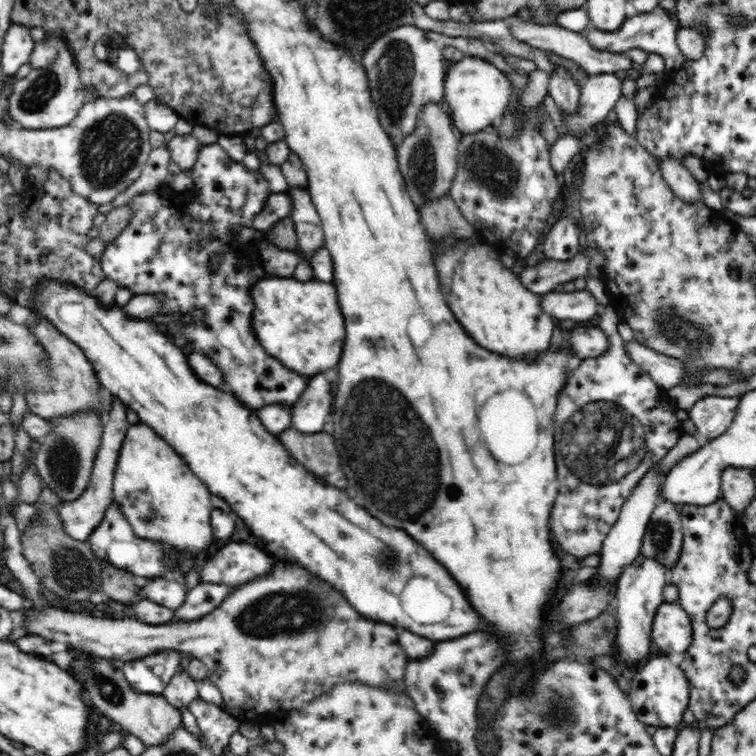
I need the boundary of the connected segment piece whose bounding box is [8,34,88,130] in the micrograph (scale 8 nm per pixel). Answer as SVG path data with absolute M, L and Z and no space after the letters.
M55 34L51 35L57 45L57 57L52 64L46 68L33 68L27 76L13 81L13 92L10 95L10 114L16 122L24 128L38 130L38 128L60 128L68 126L78 111L88 101L85 86L80 80L75 58L69 51L62 38L55 39Z

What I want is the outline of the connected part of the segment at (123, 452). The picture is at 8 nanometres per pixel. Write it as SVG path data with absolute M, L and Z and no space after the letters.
M146 423L130 425L119 452L113 480L113 498L134 534L162 541L192 557L204 555L214 539L210 515L211 492L187 467L185 460Z

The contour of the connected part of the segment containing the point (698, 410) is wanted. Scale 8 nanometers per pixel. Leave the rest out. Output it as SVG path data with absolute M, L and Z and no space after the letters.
M706 396L689 408L689 419L698 427L697 438L705 443L720 436L734 420L740 397Z

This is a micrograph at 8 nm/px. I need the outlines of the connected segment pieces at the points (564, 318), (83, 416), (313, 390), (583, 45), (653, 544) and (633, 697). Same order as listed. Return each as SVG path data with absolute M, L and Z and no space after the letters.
M586 289L559 293L551 291L541 296L541 305L544 312L565 325L594 318L600 307L596 298Z
M90 410L90 413L87 411L48 420L52 423L52 432L40 440L34 456L42 483L52 488L64 503L76 500L84 492L92 476L105 420L96 410Z
M325 372L307 379L306 390L294 404L290 427L304 434L322 431L326 416L332 413L334 383L330 384Z
M516 14L507 19L508 27L512 31L512 35L516 40L526 43L534 48L554 52L558 56L568 58L572 60L574 64L578 64L580 68L584 68L588 75L597 75L602 73L615 73L620 70L632 72L635 70L636 73L642 74L639 70L640 64L634 64L629 58L626 58L623 53L613 53L606 50L598 50L592 46L592 43L588 41L588 37L584 34L566 29L562 25L542 25L530 22Z
M660 501L651 514L641 546L641 554L672 568L683 541L683 524L678 506Z
M664 654L650 656L642 668L636 668L627 693L638 720L654 727L682 727L682 714L689 706L689 684L685 672Z

